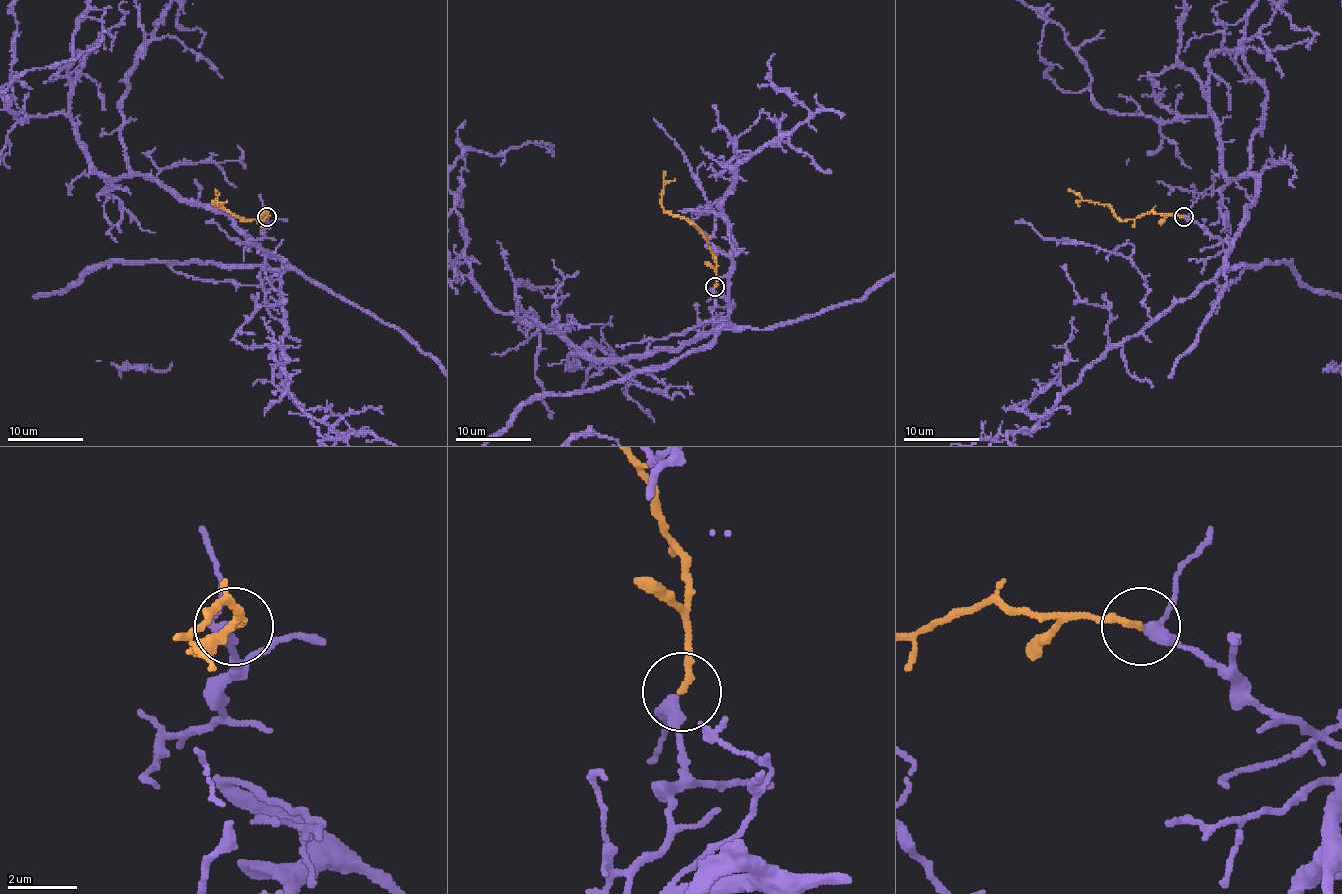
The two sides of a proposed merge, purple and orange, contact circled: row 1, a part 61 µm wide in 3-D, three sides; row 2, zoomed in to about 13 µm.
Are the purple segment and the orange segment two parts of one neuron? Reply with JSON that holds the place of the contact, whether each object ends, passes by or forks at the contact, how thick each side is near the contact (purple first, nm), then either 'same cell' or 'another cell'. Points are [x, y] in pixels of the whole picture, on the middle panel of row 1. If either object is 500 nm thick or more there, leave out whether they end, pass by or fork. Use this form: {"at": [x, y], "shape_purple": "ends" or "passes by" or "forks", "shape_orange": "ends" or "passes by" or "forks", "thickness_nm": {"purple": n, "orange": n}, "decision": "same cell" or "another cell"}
{"at": [715, 287], "shape_purple": "passes by", "shape_orange": "ends", "thickness_nm": {"purple": 300, "orange": 190}, "decision": "same cell"}

